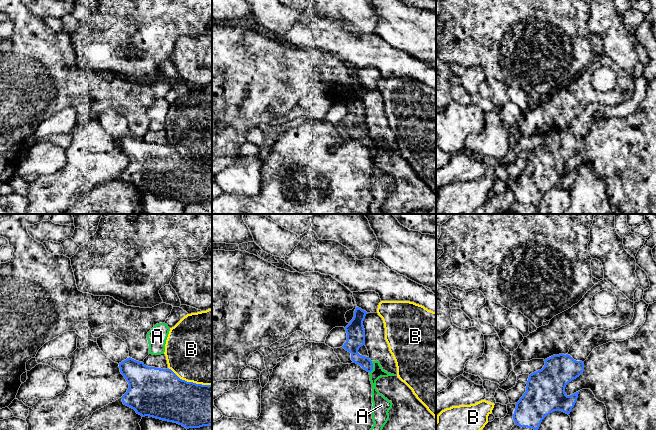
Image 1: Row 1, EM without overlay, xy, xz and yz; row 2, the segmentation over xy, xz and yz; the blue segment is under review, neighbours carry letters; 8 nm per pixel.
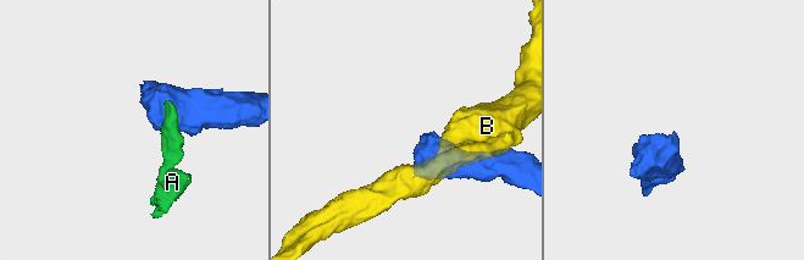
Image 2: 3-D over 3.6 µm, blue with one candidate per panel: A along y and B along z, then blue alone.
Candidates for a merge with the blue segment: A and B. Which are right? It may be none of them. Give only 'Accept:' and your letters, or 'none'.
Accept: none

